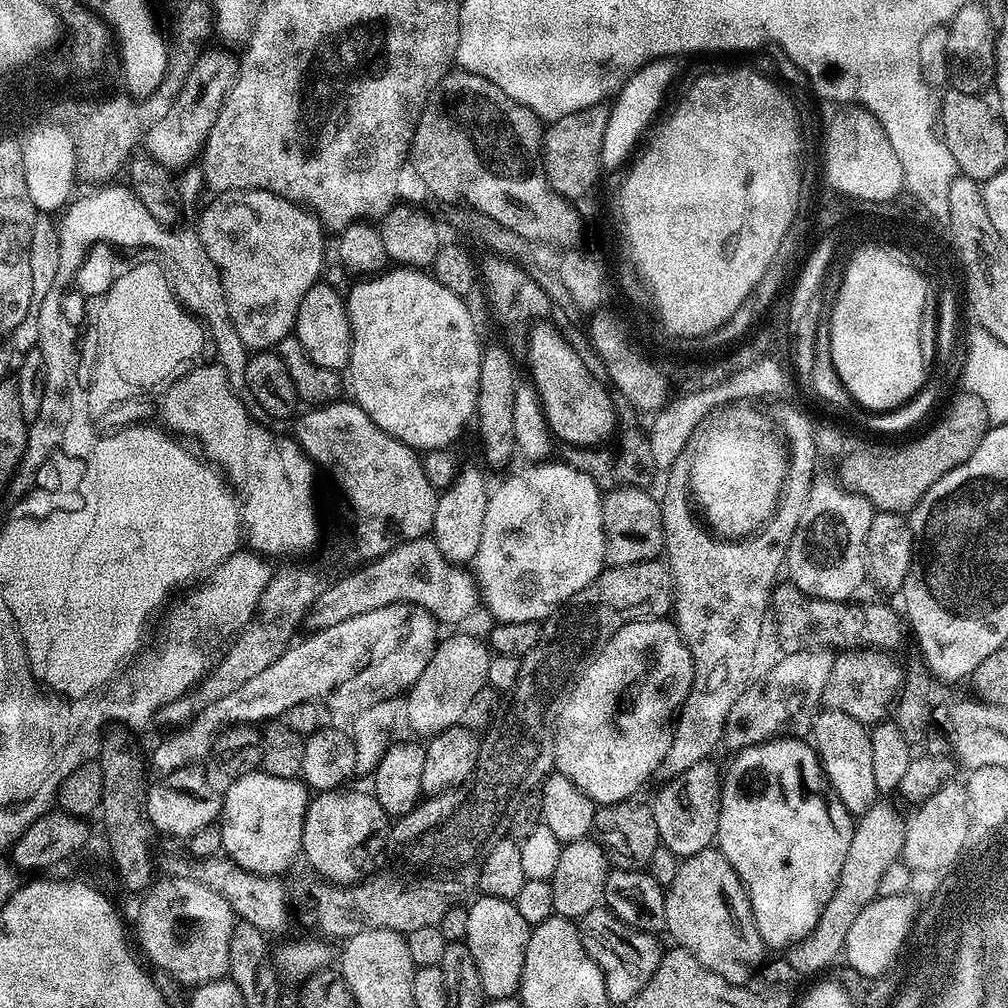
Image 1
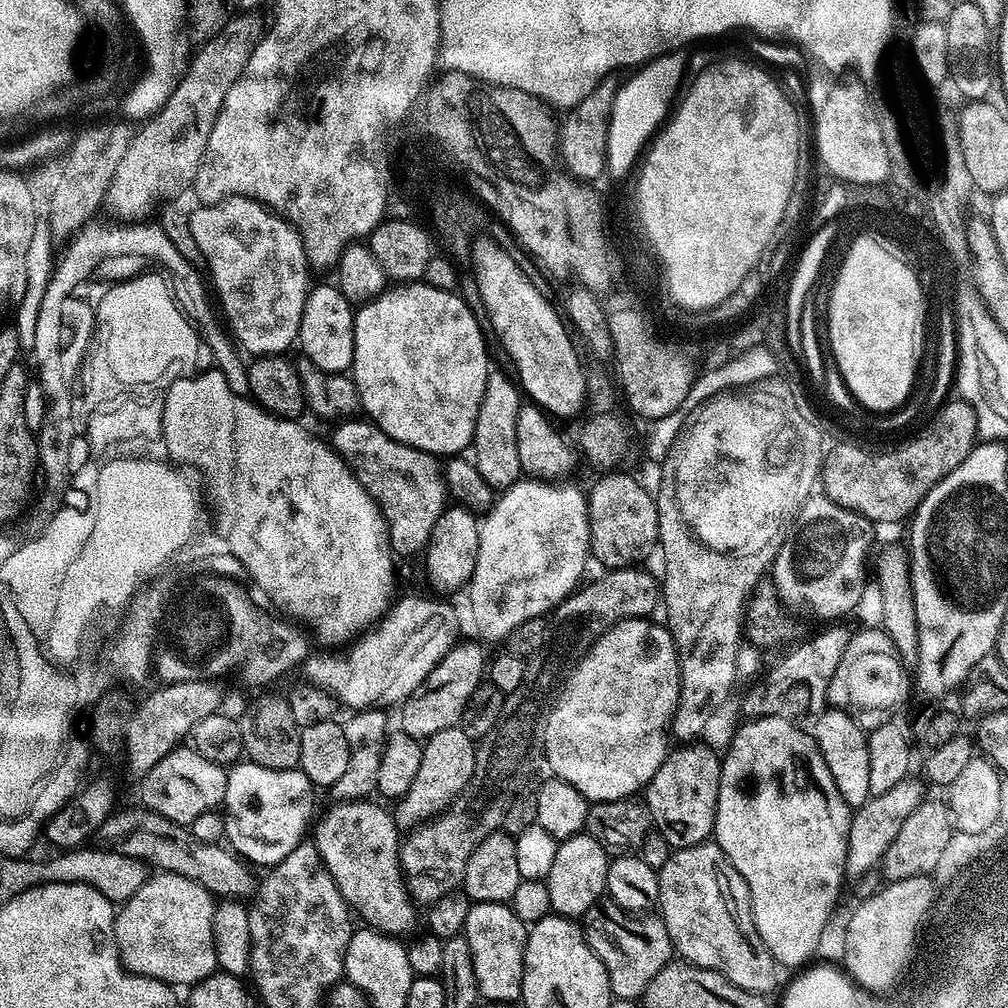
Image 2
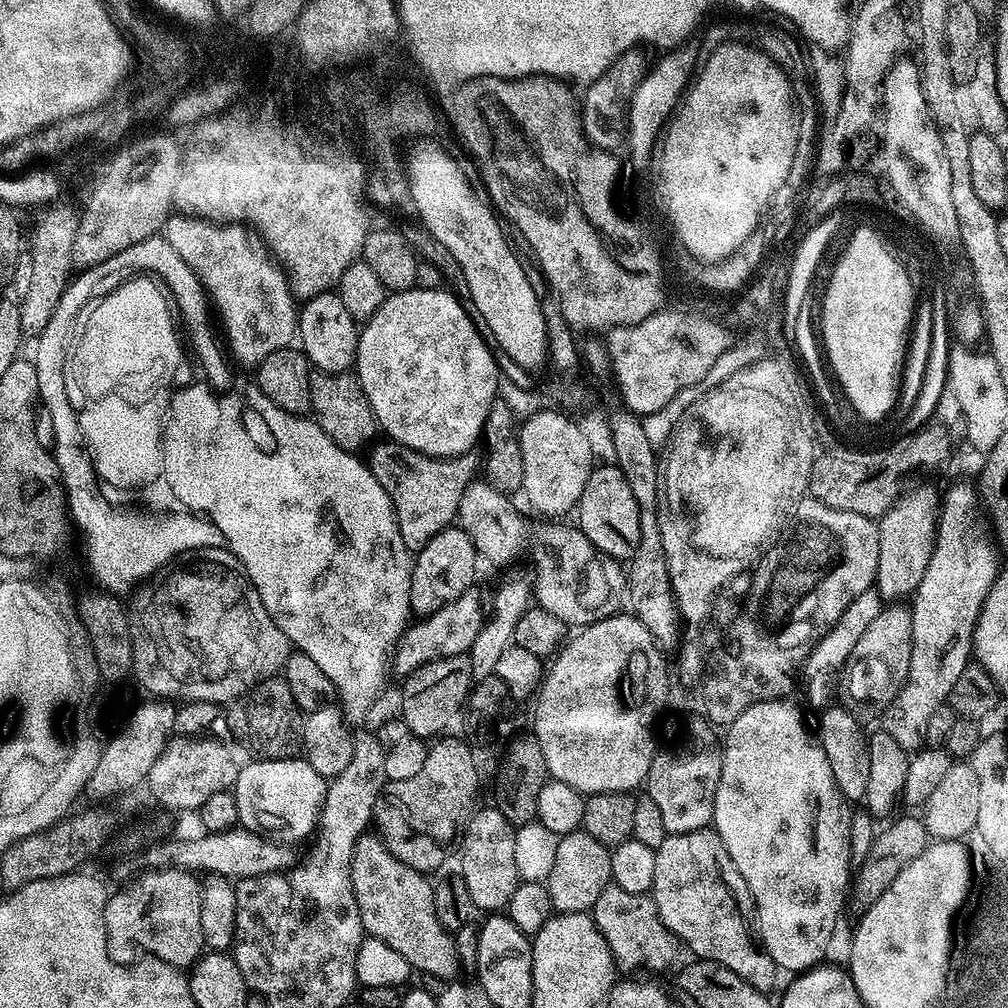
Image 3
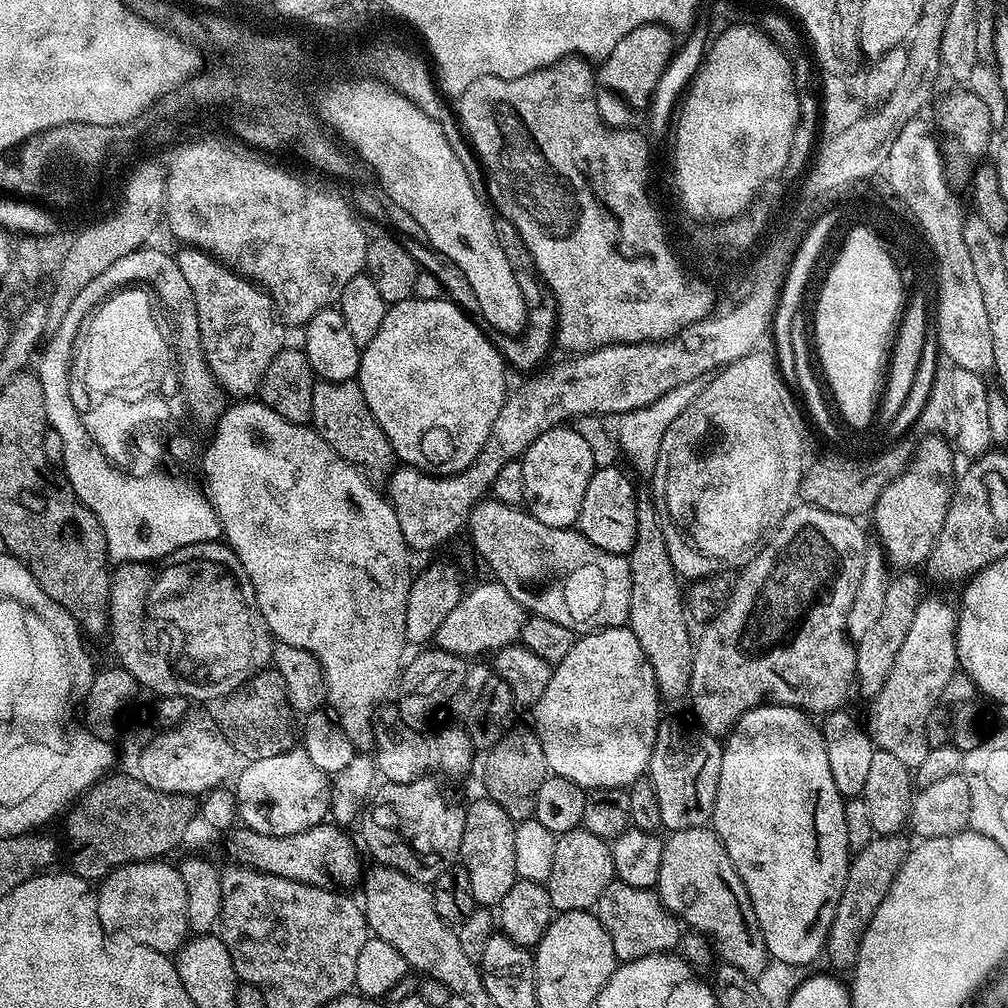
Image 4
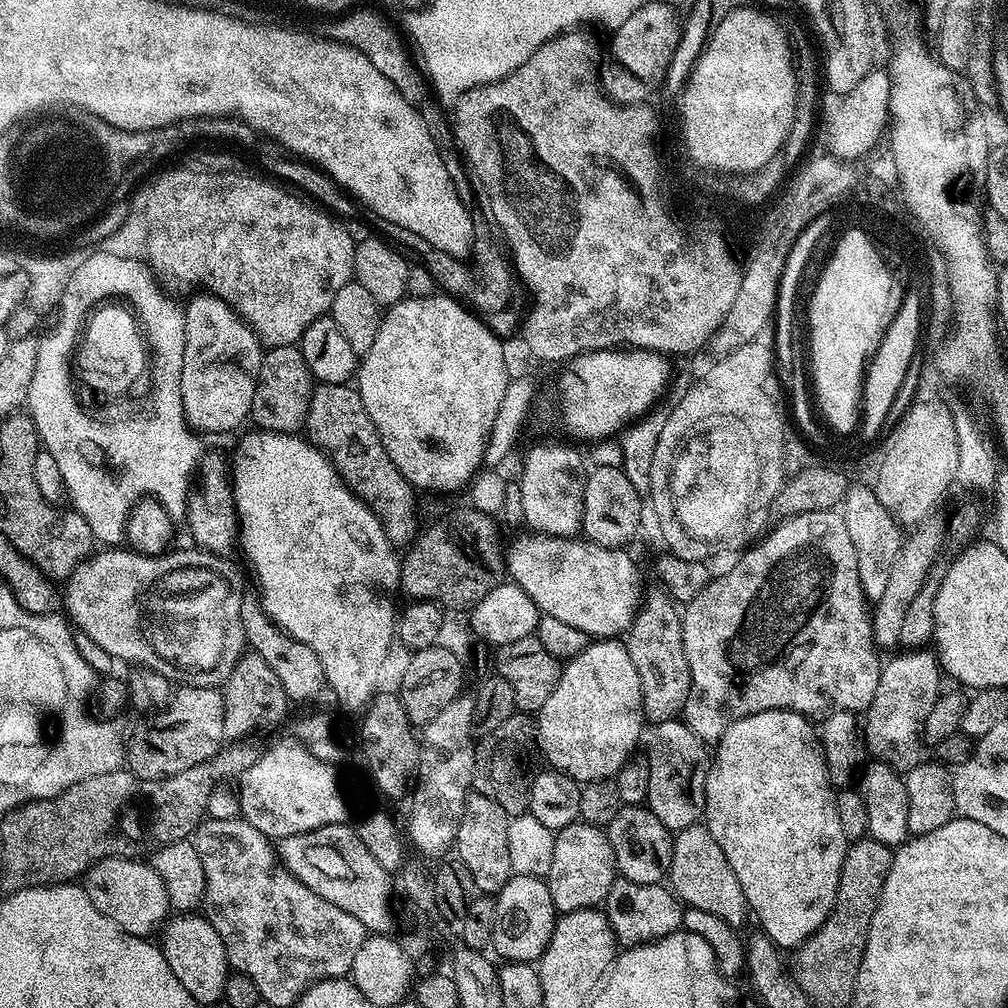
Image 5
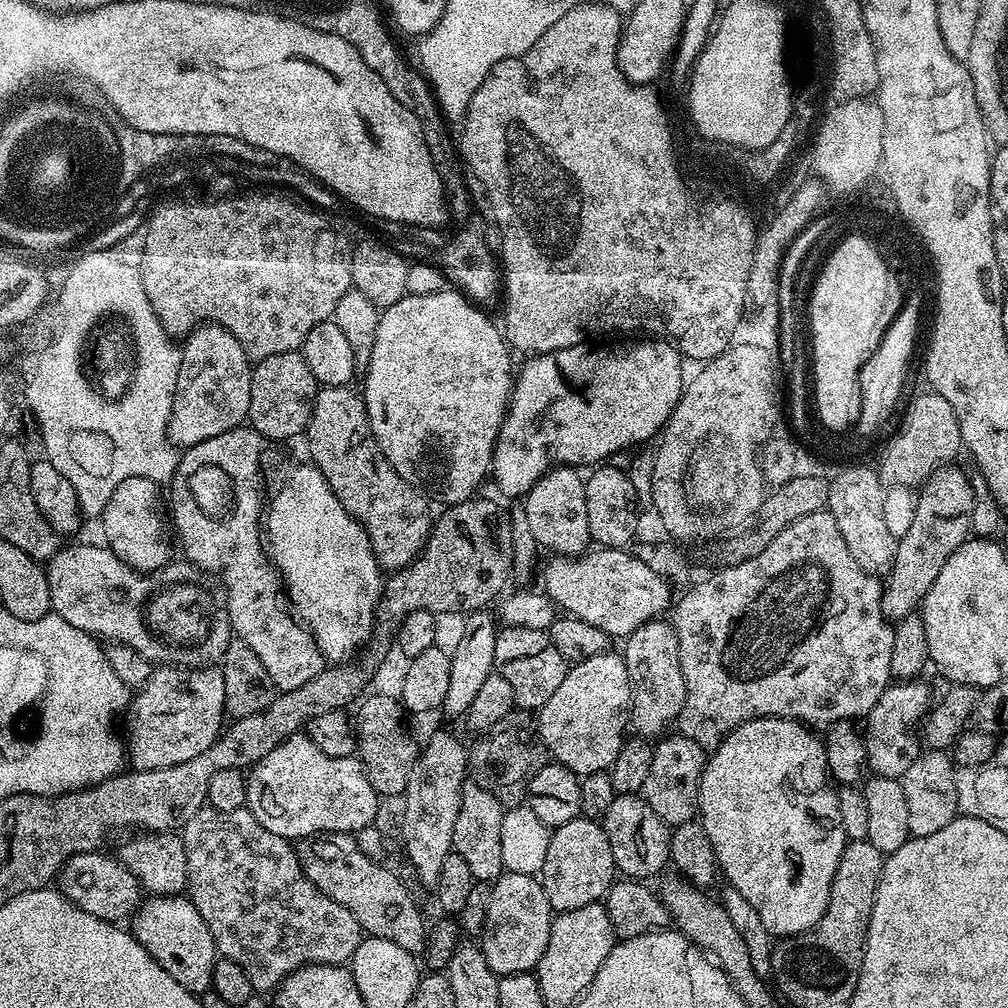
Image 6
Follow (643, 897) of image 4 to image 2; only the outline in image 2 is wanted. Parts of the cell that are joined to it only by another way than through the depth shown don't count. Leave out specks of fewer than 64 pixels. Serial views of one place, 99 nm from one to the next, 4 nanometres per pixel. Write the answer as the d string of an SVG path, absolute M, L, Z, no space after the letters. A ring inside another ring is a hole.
M601 898L594 902L594 906L590 906L590 910L586 910L582 927L590 950L594 950L594 954L598 954L606 966L606 974L610 978L612 994L616 1000L639 1001L658 970L665 968L673 959L670 934L659 915L628 912L618 906L618 902Z

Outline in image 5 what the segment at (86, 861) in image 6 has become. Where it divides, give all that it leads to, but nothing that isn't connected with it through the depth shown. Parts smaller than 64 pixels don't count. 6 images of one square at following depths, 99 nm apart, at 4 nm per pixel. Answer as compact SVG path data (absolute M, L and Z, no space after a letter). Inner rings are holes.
M107 856L88 869L86 887L88 897L92 899L94 906L98 906L100 913L132 936L151 937L151 932L156 927L159 929L169 919L170 909L164 879L151 863L143 859Z

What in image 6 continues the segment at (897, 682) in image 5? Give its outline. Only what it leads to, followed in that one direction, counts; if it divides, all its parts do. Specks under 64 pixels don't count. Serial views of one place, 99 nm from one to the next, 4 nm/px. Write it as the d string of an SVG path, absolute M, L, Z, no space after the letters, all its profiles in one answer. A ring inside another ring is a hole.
M917 678L889 683L882 698L874 702L874 706L863 721L862 735L866 750L866 768L872 776L900 780L904 771L910 766L910 762L920 755L922 744L917 732L921 727L922 717L930 707L930 688L922 681L923 679Z

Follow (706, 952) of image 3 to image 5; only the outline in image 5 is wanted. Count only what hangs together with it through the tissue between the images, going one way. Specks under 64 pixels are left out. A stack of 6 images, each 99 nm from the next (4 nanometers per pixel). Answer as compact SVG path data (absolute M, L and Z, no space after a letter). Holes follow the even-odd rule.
M703 823L686 826L675 833L672 842L672 861L668 867L667 883L676 894L676 899L688 908L706 910L731 928L739 929L740 924L750 920L750 909L742 894L742 886L738 886L738 878L734 878L734 870L730 870L730 862L726 862L726 854L722 854L722 846L714 842L714 834Z

